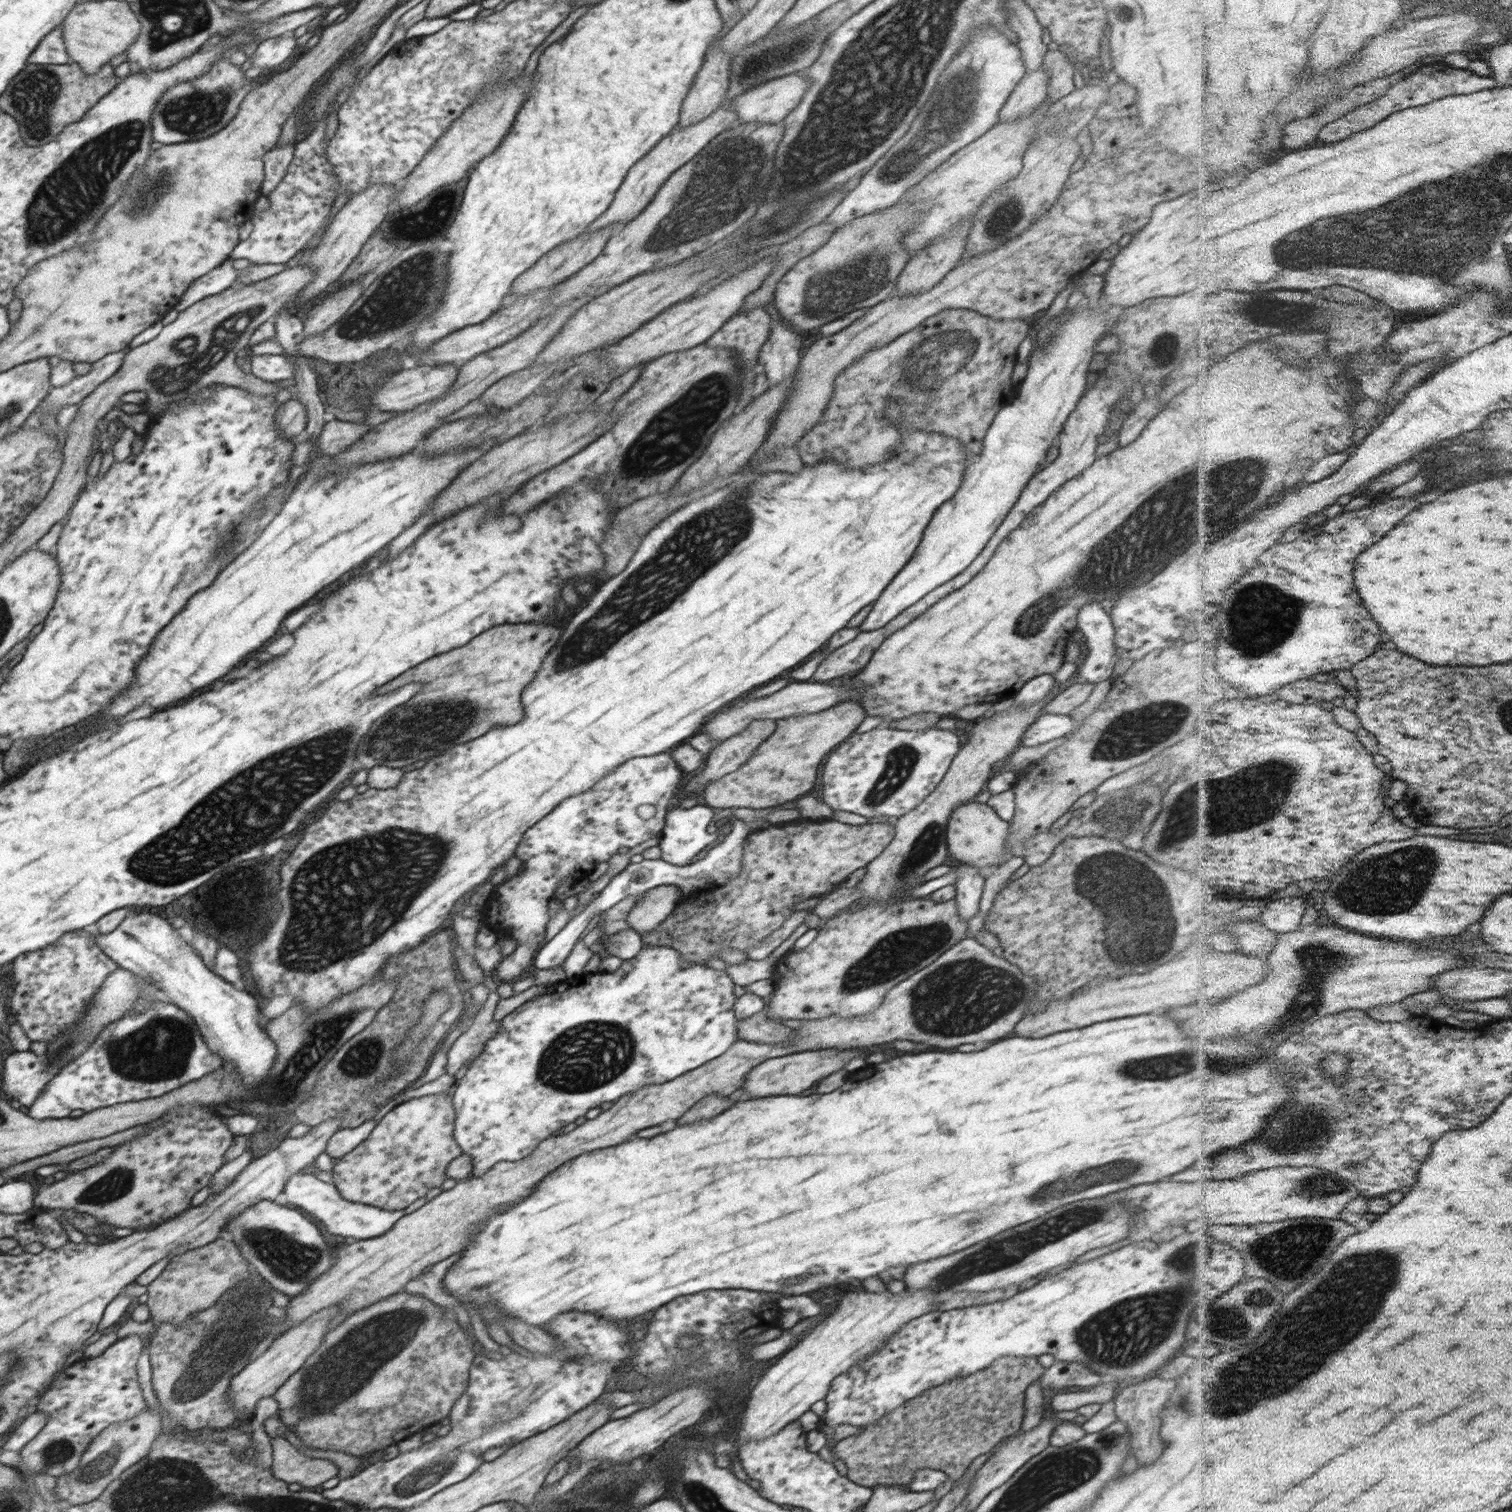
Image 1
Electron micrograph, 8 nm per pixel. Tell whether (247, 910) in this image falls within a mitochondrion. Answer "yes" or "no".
no

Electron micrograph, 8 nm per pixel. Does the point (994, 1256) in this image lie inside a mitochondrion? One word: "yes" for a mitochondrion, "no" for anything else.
yes

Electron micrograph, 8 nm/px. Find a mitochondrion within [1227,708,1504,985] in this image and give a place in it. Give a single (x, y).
(1389, 883)

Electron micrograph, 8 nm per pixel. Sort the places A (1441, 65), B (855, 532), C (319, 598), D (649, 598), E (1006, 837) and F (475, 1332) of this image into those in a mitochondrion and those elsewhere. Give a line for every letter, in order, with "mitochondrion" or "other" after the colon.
A: other
B: mitochondrion
C: other
D: mitochondrion
E: other
F: other

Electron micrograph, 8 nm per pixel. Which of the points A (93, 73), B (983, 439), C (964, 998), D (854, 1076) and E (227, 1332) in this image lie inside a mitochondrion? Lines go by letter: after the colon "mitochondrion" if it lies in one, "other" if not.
A: other
B: other
C: mitochondrion
D: other
E: mitochondrion

